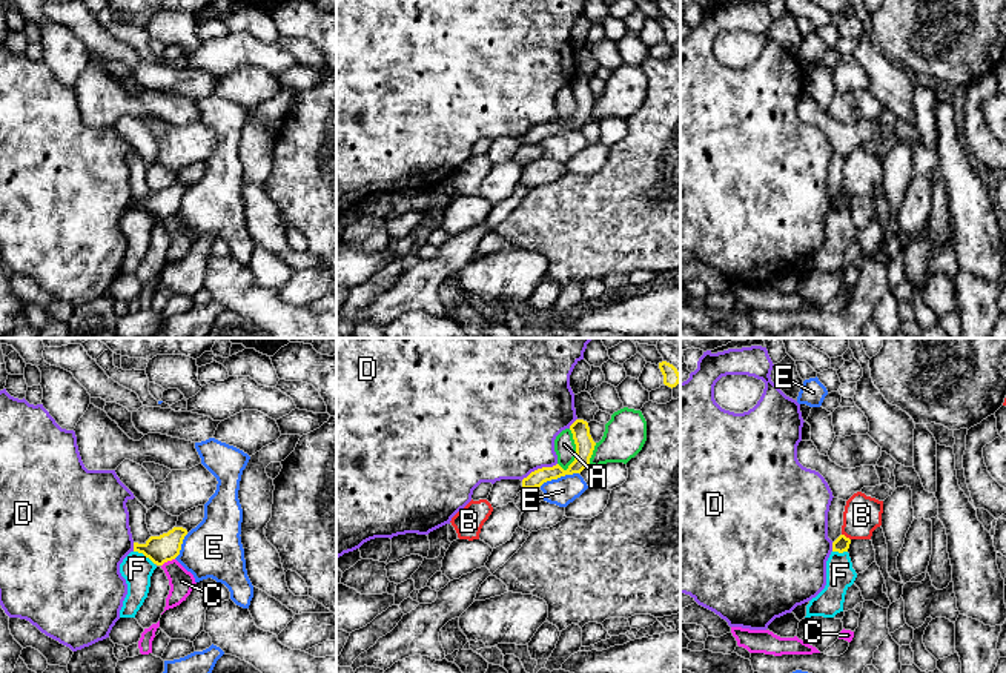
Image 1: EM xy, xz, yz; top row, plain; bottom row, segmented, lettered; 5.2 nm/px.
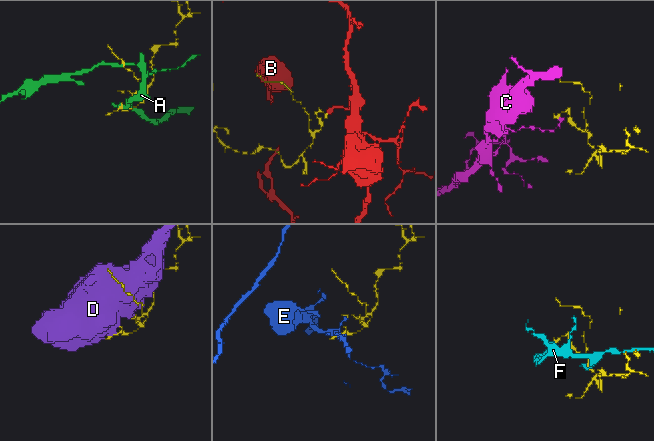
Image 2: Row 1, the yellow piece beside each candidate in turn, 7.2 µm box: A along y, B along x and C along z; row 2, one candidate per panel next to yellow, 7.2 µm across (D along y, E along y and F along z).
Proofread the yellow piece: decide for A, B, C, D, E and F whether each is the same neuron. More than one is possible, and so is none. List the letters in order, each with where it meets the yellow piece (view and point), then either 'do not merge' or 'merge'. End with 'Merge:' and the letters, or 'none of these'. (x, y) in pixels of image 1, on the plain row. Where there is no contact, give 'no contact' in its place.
A: meets yellow in xz at (576, 106); do not merge
B: meets yellow in yz at (845, 192); do not merge
C: meets yellow in xy at (168, 215); do not merge
D: meets yellow in xz at (538, 125); do not merge
E: meets yellow in xz at (558, 132); do not merge
F: meets yellow in xy at (145, 211); do not merge
Merge: none of these

